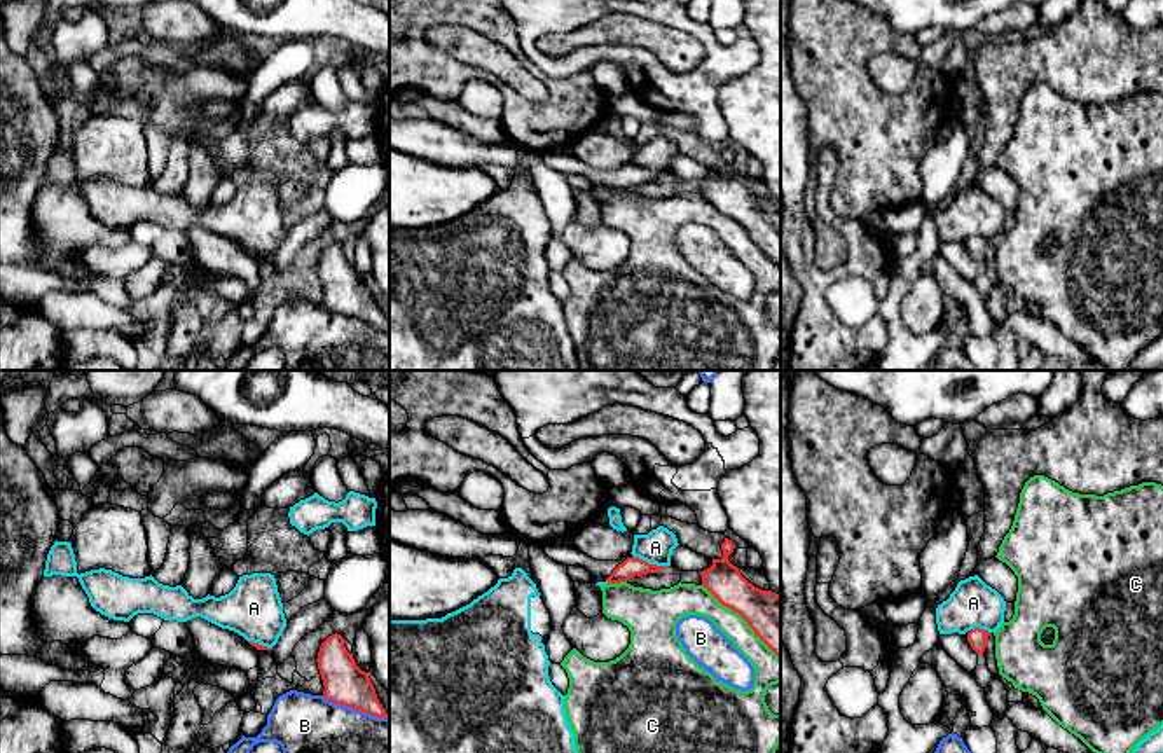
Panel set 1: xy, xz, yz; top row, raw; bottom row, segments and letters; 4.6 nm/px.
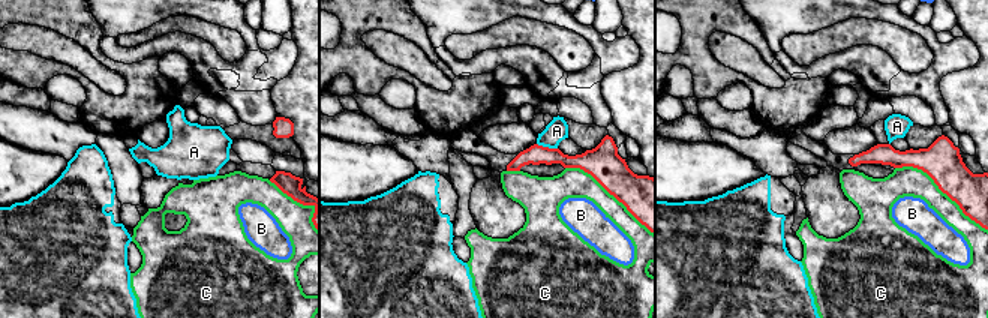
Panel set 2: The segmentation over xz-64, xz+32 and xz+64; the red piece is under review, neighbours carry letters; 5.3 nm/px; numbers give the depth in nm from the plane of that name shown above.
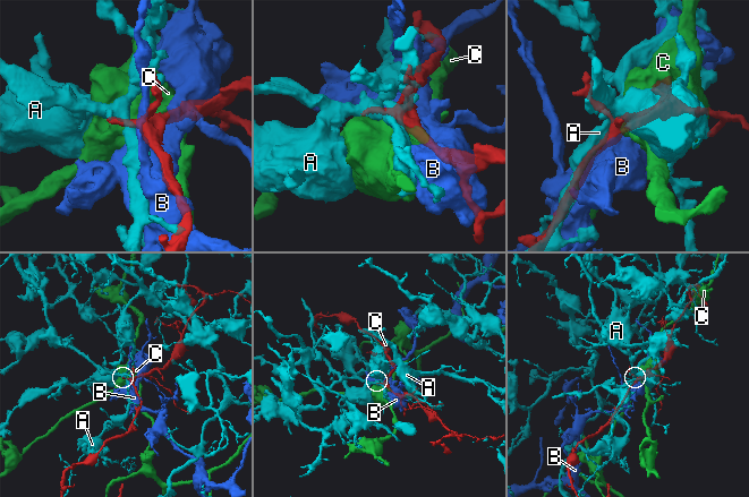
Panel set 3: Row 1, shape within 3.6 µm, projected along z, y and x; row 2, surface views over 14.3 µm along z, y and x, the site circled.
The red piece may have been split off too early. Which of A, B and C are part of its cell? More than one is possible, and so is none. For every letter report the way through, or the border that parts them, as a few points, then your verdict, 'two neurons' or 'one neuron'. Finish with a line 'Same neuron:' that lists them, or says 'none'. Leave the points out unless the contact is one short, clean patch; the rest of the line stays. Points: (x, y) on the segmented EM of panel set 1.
A: two neurons
B: two neurons
C: two neurons
Same neuron: none

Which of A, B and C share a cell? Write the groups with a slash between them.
A / B / C

